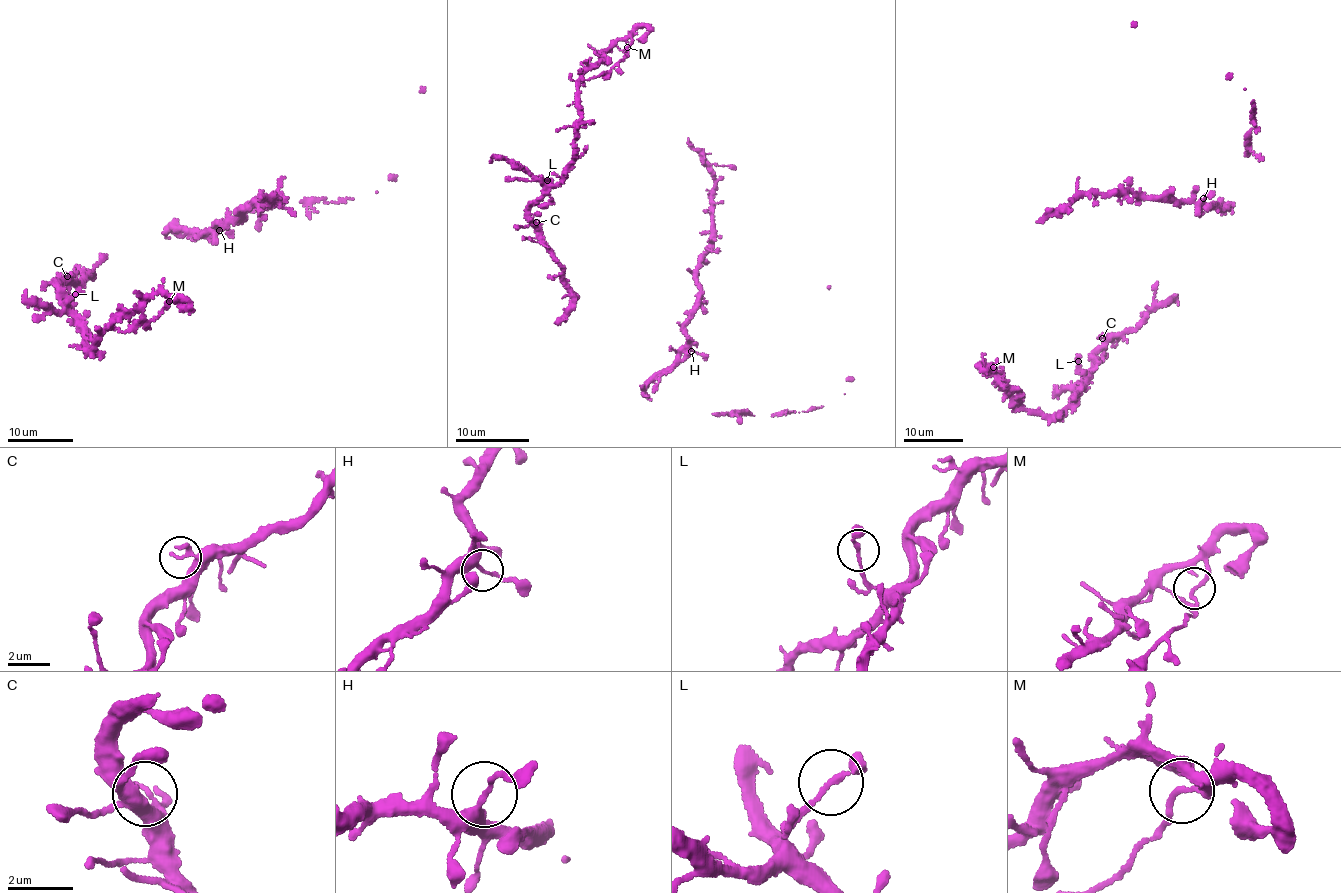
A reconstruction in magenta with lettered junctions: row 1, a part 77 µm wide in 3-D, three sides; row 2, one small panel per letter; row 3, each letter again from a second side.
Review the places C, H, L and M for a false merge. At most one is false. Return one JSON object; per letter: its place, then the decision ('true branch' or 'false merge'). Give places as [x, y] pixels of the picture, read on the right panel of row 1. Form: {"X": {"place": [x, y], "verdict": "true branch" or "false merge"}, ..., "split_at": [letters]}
{"C": {"place": [1102, 338], "verdict": "true branch"}, "H": {"place": [1203, 198], "verdict": "true branch"}, "L": {"place": [1078, 361], "verdict": "true branch"}, "M": {"place": [993, 367], "verdict": "false merge"}, "split_at": ["M"]}

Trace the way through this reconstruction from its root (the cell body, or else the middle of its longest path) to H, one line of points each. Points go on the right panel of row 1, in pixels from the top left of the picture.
H: (1222, 214), (1224, 209), (1220, 205), (1210, 206), (1203, 202), (1203, 198)

